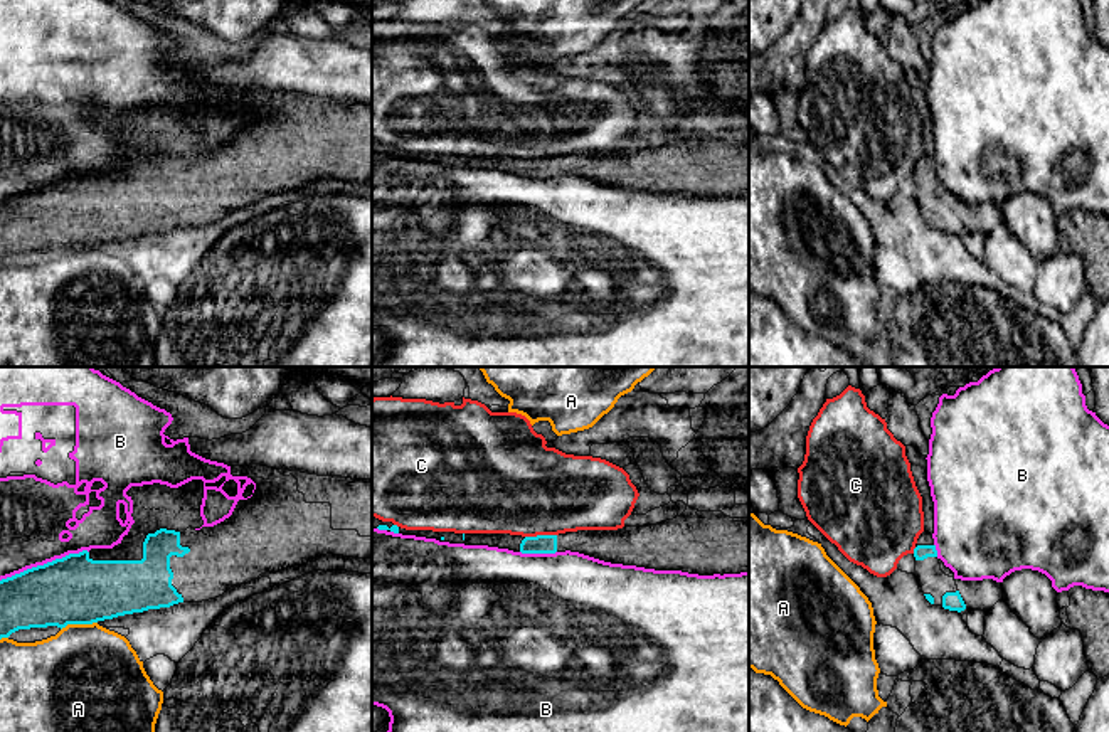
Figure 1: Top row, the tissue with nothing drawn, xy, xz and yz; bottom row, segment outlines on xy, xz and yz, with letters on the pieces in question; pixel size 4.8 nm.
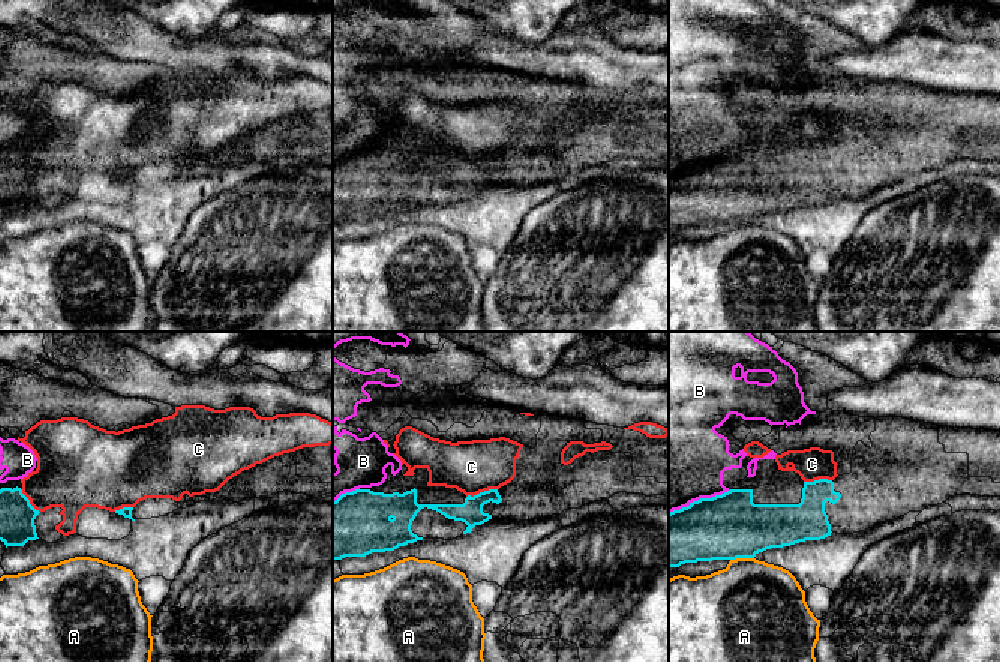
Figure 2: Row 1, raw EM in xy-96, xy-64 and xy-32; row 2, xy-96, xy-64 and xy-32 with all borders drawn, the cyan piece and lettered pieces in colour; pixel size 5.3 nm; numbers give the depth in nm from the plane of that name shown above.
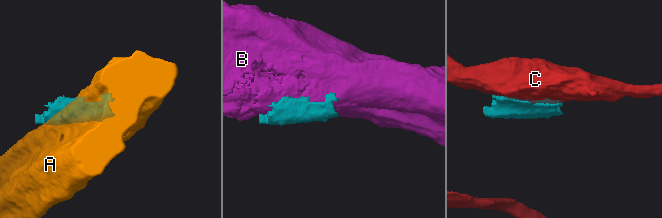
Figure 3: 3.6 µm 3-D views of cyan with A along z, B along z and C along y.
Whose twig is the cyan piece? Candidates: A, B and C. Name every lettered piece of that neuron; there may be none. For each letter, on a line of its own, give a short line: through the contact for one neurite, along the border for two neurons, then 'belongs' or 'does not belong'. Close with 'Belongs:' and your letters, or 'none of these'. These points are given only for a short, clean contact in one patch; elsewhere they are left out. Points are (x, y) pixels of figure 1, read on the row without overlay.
A: does not belong
B: does not belong
C: does not belong
Belongs: none of these

